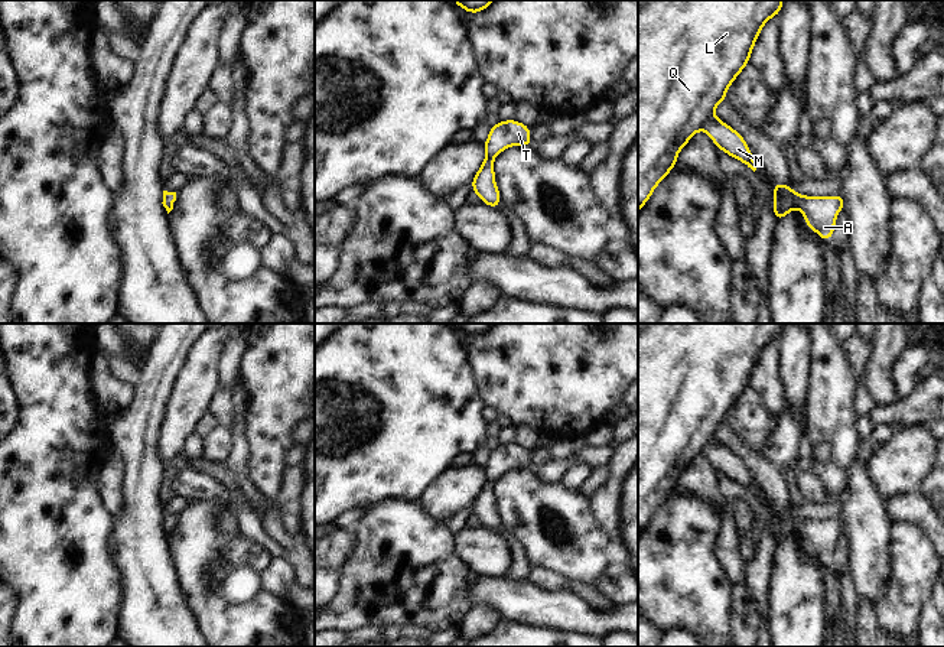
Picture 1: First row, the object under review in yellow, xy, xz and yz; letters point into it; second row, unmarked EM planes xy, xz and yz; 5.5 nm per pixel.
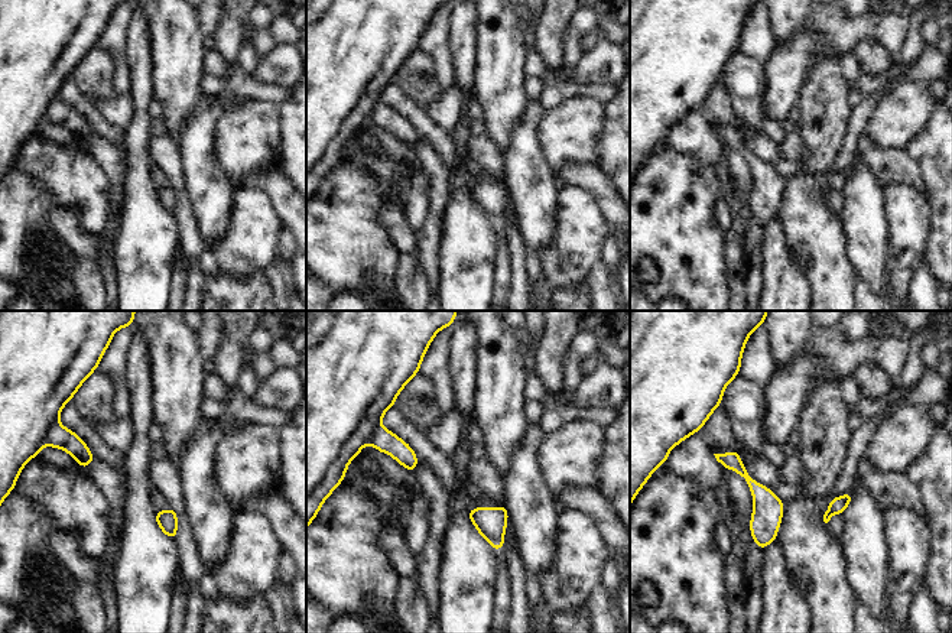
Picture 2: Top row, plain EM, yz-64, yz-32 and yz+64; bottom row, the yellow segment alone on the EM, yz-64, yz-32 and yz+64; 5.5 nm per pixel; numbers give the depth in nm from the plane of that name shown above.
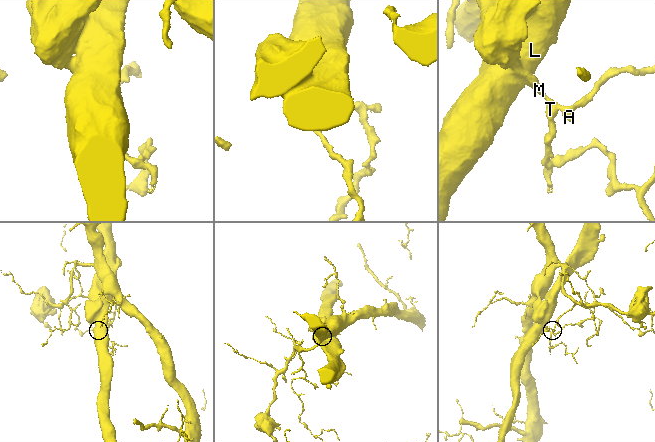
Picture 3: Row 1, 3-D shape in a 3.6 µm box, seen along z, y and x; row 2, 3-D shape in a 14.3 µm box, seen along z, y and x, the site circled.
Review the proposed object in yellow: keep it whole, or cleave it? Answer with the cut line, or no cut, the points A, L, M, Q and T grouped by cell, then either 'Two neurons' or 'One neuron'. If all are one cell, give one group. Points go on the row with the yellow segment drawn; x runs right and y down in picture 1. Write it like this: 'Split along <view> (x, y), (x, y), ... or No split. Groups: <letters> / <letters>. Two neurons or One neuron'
No split. Groups: A L M Q T. One neuron

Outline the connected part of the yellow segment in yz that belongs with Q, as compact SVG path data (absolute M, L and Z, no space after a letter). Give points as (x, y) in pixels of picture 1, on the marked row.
M638 0L638 212L699 130L756 170L743 136L716 118L714 111L749 64L764 25L779 14L782 4L784 0Z

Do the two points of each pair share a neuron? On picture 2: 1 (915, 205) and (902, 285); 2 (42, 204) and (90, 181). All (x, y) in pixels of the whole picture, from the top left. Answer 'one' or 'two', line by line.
1: one
2: two

